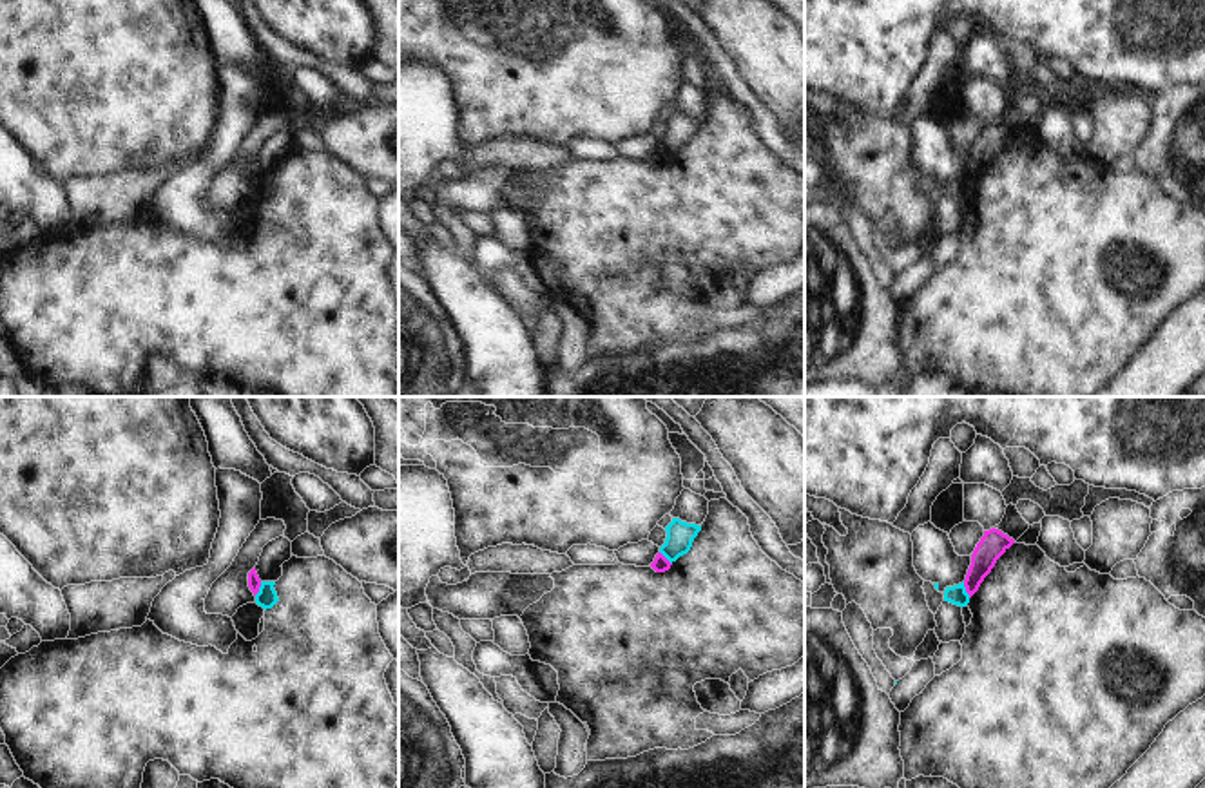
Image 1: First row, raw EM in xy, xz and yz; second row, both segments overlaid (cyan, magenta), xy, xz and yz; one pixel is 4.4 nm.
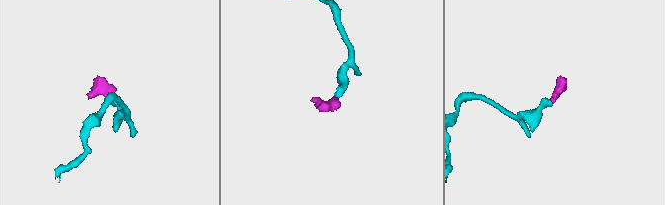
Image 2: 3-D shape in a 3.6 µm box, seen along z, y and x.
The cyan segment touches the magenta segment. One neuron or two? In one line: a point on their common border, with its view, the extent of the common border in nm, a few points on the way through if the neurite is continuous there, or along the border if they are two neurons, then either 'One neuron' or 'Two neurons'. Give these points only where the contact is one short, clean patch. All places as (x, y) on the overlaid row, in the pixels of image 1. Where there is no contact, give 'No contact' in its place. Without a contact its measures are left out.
Touches cyan at yz (964, 589). Shared border 80 nm. Boundary: yz (963, 582), (970, 596). Two neurons.

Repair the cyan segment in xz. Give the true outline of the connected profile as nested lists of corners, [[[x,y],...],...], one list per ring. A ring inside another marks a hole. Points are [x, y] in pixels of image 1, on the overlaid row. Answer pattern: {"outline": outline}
{"outline": [[[672,518],[665,531],[667,538],[665,543],[660,547],[660,553],[672,563],[690,551],[694,538],[701,531],[701,525]]]}

